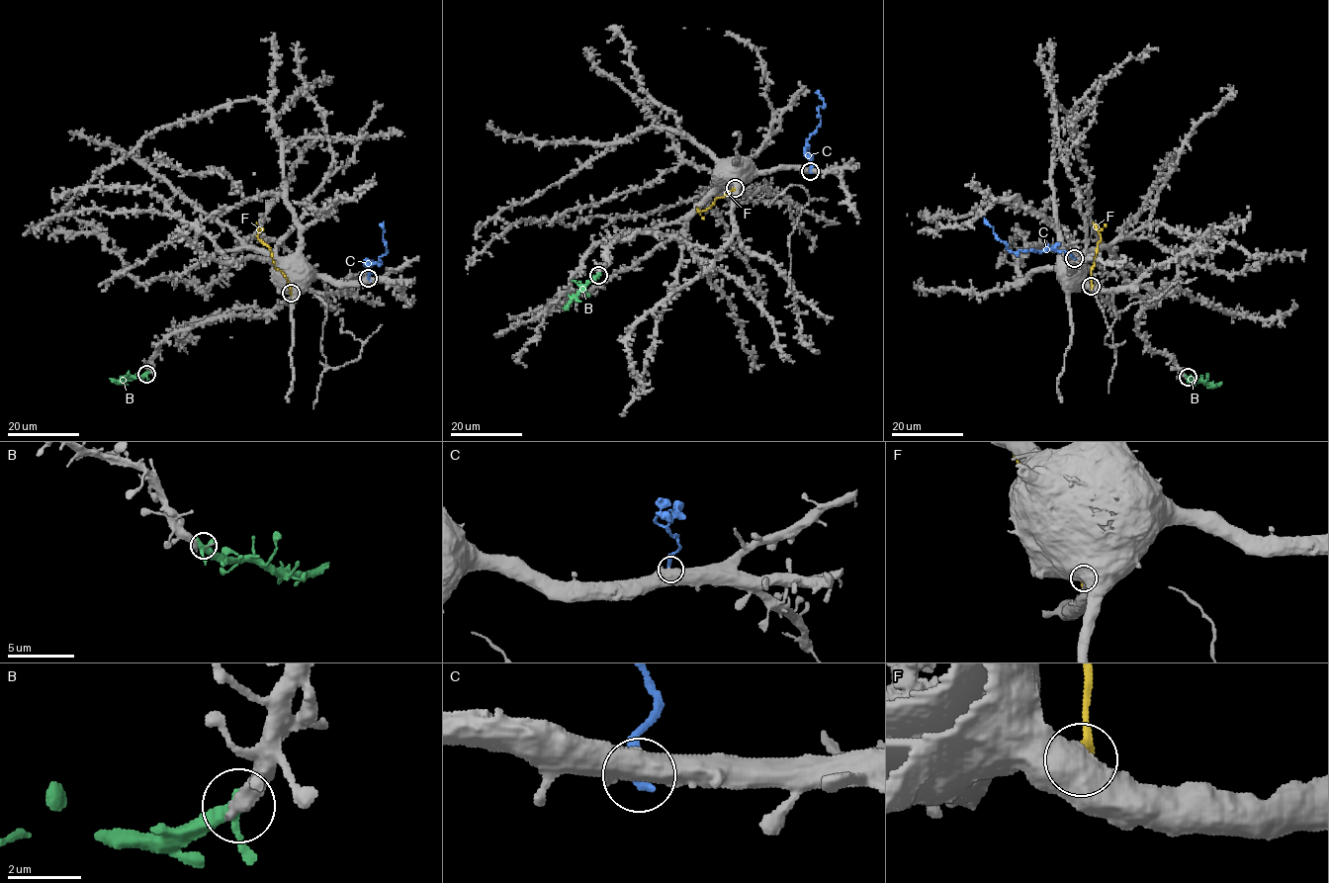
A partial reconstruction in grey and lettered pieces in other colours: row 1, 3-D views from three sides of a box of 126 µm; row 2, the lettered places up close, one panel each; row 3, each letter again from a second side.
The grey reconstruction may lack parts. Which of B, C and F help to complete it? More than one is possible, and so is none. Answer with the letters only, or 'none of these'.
B

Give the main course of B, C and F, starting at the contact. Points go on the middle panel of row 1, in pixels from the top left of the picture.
B: (598, 275), (564, 309)
C: (810, 171), (805, 146), (821, 122), (818, 107), (824, 102), (818, 91)
F: (735, 188), (705, 210), (698, 212), (697, 207)

